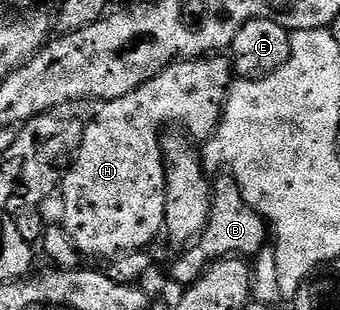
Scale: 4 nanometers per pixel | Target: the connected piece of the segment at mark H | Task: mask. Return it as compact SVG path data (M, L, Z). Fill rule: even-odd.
M229 58L179 59L152 77L152 81L132 89L132 93L124 93L124 97L111 99L99 106L102 108L95 113L94 120L81 132L76 154L60 188L60 223L79 253L83 256L95 255L98 259L110 259L113 255L122 257L131 251L146 251L149 243L158 234L163 234L166 225L166 160L162 157L162 126L165 123L179 123L183 127L179 128L187 136L198 141L209 139L222 120L231 82Z

